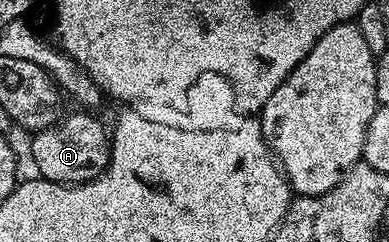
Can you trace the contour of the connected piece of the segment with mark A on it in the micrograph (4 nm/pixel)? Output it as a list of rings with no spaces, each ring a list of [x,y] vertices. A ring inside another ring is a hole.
[[[75,110],[71,116],[63,115],[57,123],[33,133],[34,141],[30,144],[30,156],[34,159],[34,168],[43,180],[51,180],[54,184],[87,184],[106,170],[110,161],[111,133],[97,120],[97,115],[86,110]]]

